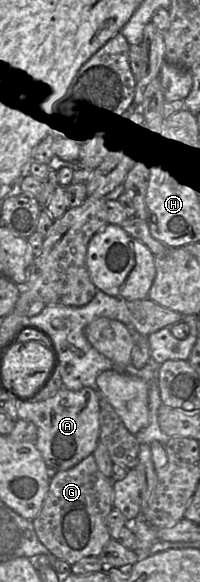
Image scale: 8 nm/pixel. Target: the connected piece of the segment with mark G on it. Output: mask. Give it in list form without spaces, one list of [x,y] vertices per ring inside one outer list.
[[[92,454],[72,468],[58,471],[50,480],[39,514],[32,520],[40,542],[71,566],[83,558],[100,556],[111,539],[107,518],[114,507],[113,484],[114,481],[99,470]]]

